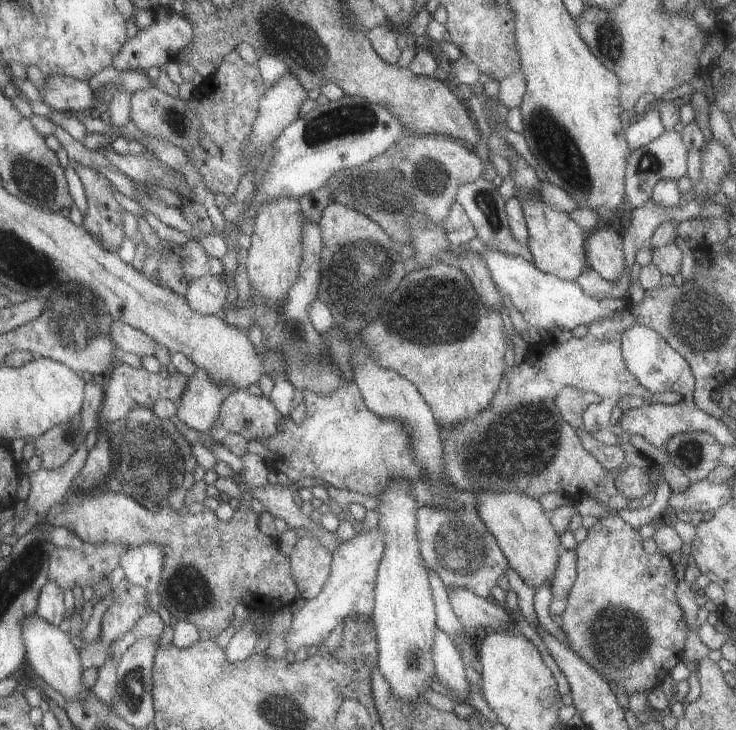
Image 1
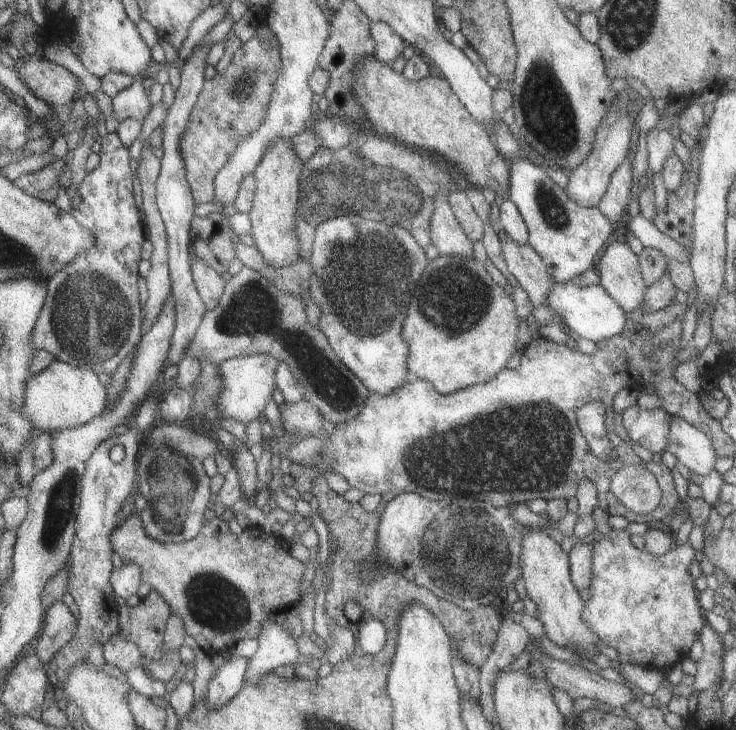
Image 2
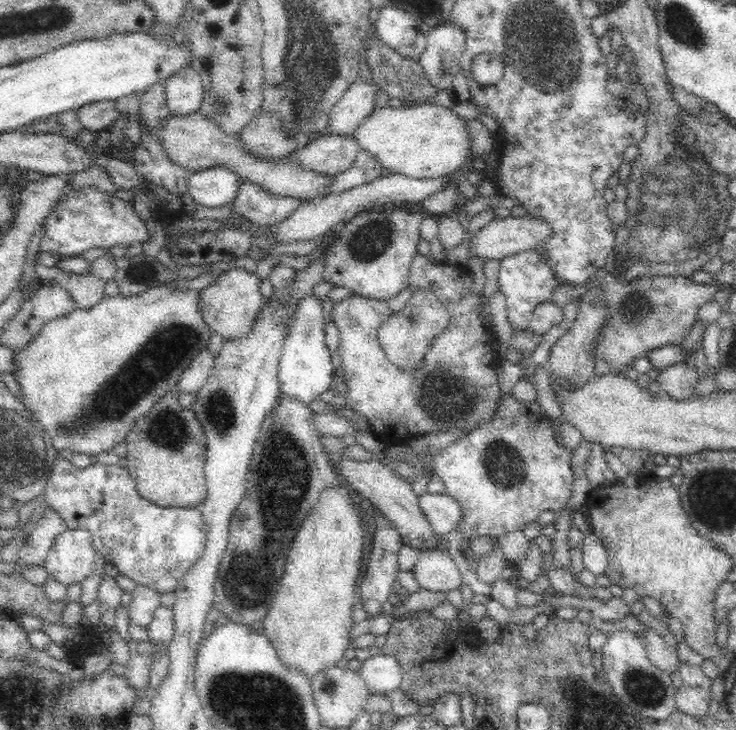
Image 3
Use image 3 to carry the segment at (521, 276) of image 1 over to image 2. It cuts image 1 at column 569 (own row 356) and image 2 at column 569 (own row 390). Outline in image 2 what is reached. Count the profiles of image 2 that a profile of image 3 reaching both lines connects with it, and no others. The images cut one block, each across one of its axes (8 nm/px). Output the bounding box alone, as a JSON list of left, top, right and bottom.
[546,281,627,343]

